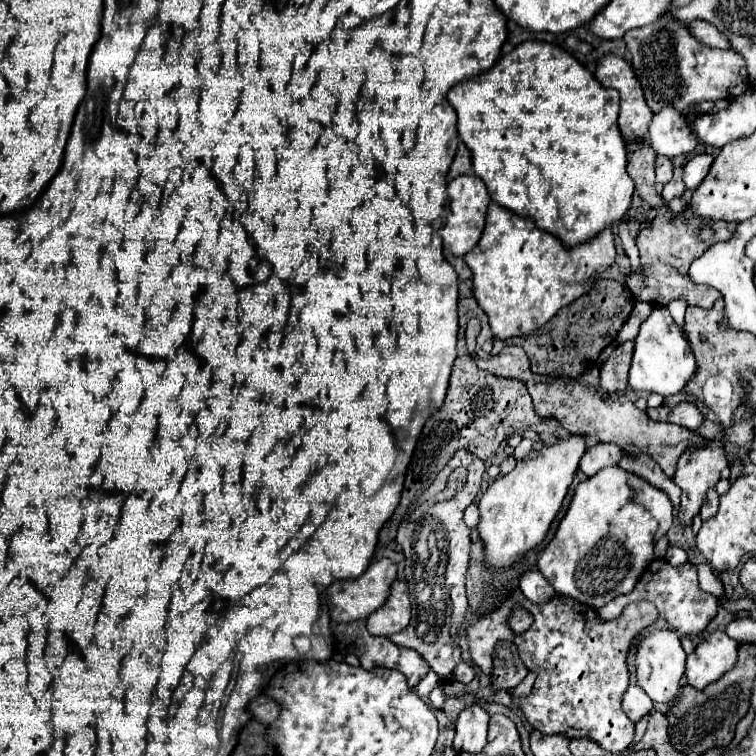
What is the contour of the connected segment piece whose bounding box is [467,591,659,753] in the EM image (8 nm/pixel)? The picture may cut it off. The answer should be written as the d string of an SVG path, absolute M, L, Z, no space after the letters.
M515 591L499 609L495 609L493 613L481 617L479 621L469 625L467 637L469 637L469 653L475 665L484 674L490 674L493 669L492 653L497 639L509 639L509 613L513 611L513 607L523 607L527 609L533 617L535 623L531 625L531 629L527 629L523 635L513 637L513 641L519 647L519 657L525 663L525 667L529 671L533 671L537 675L535 685L533 685L533 695L525 697L525 699L515 699L513 701L521 707L521 711L525 713L527 721L539 729L545 735L553 735L553 733L561 733L567 737L587 737L597 741L603 749L611 751L611 753L619 753L631 747L633 739L635 739L635 723L627 717L627 713L621 707L621 699L629 687L629 667L627 667L627 653L635 641L635 637L651 627L659 613L655 605L649 605L647 601L639 601L639 603L631 603L623 609L623 613L613 619L613 621L599 621L597 613L587 607L581 605L577 601L573 601L571 597L555 597L553 601L545 603L545 605L533 605L529 599L525 599L525 595L521 591Z

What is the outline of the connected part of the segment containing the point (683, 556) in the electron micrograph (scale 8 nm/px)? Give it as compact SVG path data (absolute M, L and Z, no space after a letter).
M669 547L669 551L667 551L667 557L665 557L673 567L677 567L677 565L685 565L689 559L687 559L687 553L683 551L683 549L679 549L679 547Z

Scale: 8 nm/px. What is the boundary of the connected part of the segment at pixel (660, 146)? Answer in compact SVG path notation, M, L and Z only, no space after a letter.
M661 109L649 125L651 147L665 157L687 155L697 147L697 135L677 109Z

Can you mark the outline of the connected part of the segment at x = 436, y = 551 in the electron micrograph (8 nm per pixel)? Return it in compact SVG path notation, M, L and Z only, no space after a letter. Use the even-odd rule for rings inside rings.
M459 449L451 457L449 469L455 467L465 467L469 471L465 487L449 501L431 507L419 521L403 521L399 525L397 541L405 553L405 579L409 585L409 597L413 601L413 617L401 633L389 637L399 647L419 651L443 683L451 681L453 671L461 661L459 635L451 631L451 625L461 625L467 617L465 573L471 539L469 529L463 523L463 511L471 501L475 501L485 475L485 463L465 449Z

